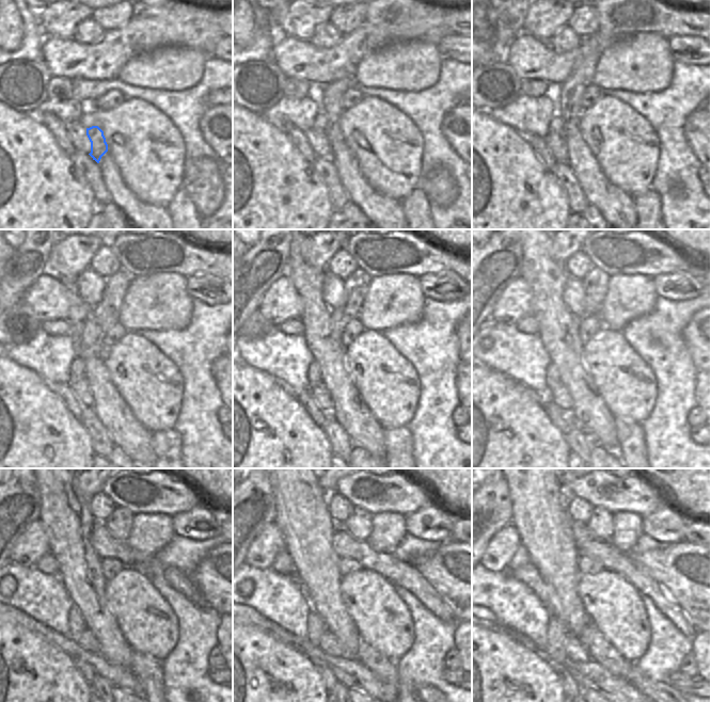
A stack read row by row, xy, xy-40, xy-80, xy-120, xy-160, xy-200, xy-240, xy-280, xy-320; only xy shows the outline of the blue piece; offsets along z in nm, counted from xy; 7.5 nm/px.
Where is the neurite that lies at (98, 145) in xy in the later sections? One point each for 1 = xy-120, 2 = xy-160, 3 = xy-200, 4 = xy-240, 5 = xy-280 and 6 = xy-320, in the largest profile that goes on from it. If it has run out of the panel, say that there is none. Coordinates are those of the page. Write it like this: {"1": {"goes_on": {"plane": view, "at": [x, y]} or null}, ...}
{"1": {"goes_on": {"plane": "xy-120", "at": [103, 316]}}, "2": {"goes_on": {"plane": "xy-160", "at": [357, 285]}}, "3": {"goes_on": {"plane": "xy-200", "at": [596, 283]}}, "4": {"goes_on": {"plane": "xy-240", "at": [119, 523]}}, "5": {"goes_on": {"plane": "xy-280", "at": [360, 523]}}, "6": {"goes_on": {"plane": "xy-320", "at": [601, 524]}}}

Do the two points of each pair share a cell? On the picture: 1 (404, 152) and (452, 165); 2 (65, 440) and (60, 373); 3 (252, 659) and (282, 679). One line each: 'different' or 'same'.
1: different
2: different
3: same

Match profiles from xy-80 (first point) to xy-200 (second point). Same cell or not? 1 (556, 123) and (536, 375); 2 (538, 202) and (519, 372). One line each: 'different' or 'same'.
1: different
2: different

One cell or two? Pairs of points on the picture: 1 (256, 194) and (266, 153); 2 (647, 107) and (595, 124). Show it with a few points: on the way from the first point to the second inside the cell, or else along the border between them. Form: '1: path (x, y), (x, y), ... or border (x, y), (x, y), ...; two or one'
1: path (256, 184), (256, 163); one
2: border (615, 97), (634, 108), (653, 128); two

